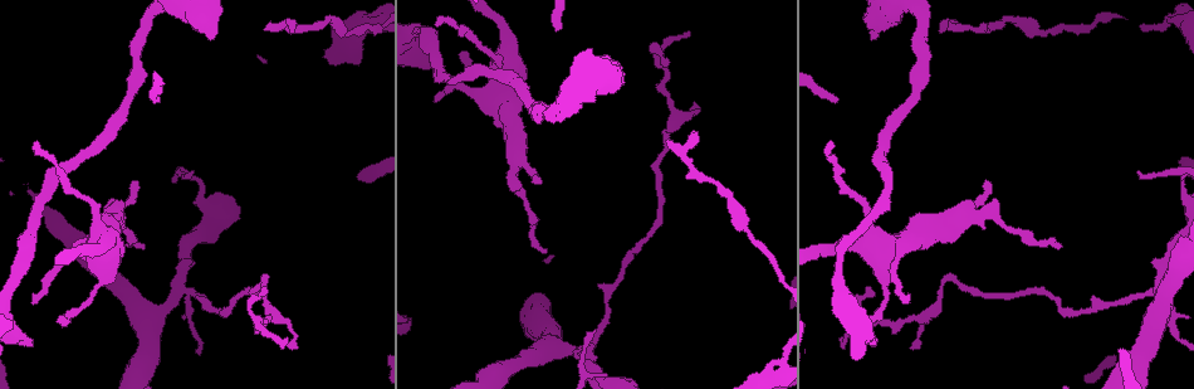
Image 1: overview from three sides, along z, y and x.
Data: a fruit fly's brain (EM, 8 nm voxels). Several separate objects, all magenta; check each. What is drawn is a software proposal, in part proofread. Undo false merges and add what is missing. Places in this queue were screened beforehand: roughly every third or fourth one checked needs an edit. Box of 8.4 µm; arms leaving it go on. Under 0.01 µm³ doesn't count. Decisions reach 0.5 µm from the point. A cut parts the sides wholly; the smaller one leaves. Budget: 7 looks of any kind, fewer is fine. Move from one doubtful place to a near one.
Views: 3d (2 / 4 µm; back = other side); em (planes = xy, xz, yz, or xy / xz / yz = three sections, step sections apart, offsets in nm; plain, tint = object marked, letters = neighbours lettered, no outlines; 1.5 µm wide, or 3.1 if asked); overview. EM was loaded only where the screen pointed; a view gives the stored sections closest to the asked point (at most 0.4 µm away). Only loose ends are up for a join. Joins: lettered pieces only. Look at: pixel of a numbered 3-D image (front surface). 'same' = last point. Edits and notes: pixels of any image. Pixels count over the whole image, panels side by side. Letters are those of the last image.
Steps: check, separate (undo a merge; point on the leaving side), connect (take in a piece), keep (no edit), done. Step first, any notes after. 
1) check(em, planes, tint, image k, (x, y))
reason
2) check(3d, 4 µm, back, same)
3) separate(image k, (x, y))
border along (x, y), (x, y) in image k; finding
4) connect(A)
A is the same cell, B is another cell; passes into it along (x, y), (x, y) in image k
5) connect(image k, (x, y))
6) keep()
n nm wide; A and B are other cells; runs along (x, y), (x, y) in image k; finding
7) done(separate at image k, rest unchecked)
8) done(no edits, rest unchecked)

check(em, xz, step 4, tint, image 1, (183, 289))
calibre changes

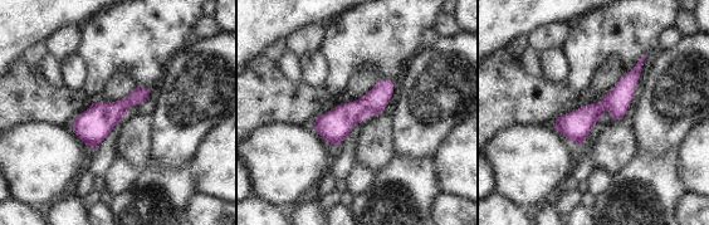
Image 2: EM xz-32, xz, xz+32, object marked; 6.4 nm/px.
check(em, planes, letters, same)

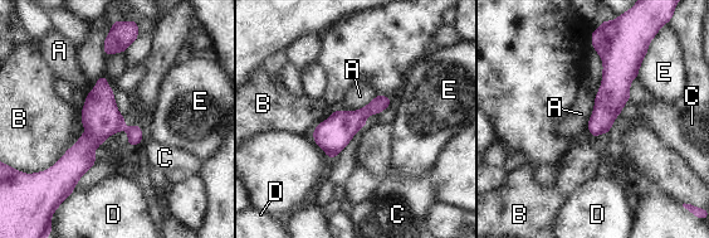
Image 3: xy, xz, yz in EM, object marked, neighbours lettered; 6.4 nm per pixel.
keep()
190 nm wide; A, B, C, D and E are other cells; border along (376, 95), (360, 108), (337, 110) in image 3; continuous, no second cell

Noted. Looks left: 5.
check(em, planes, letters, image 1, (546, 248))
tapers out

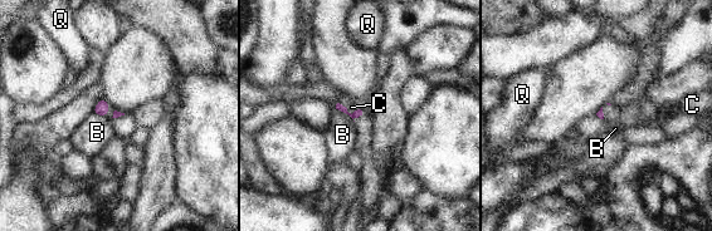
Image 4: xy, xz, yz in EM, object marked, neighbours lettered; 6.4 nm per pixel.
connect(C)
C is the same cell, B and Q are other cells; passes into it along (337, 106), (359, 116), (364, 145) in image 4; the cell continues

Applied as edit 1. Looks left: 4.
check(overview)
redraw

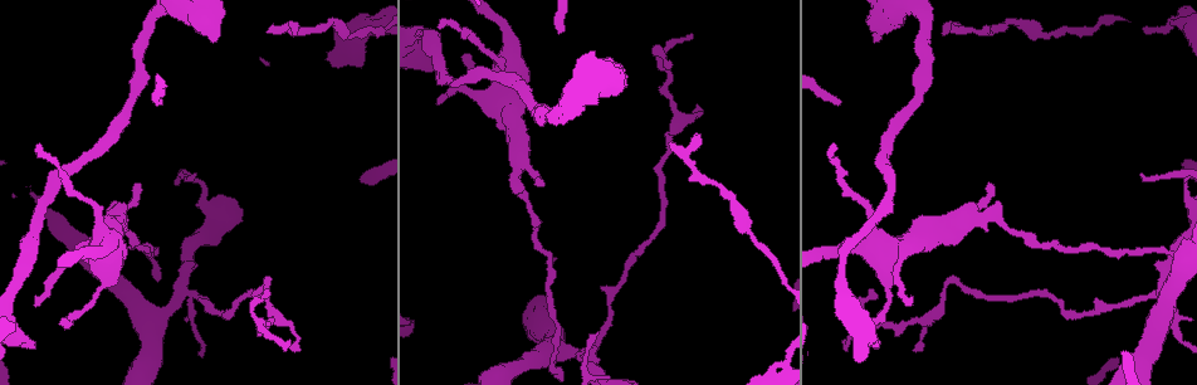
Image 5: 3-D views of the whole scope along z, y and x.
check(3d, 4 µm, back, image 5, (872, 290))
tapers out

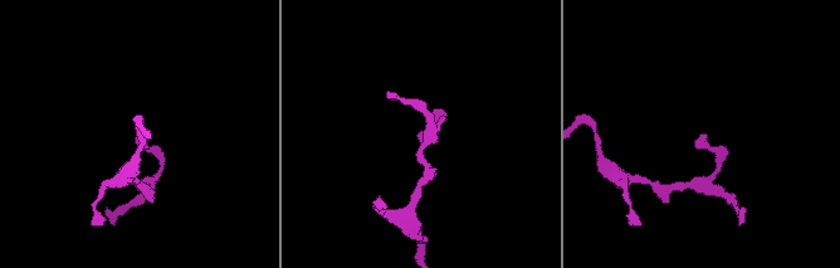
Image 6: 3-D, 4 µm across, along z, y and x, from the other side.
check(em, yz, step 4, tint, image 6, (419, 135))
now the EM

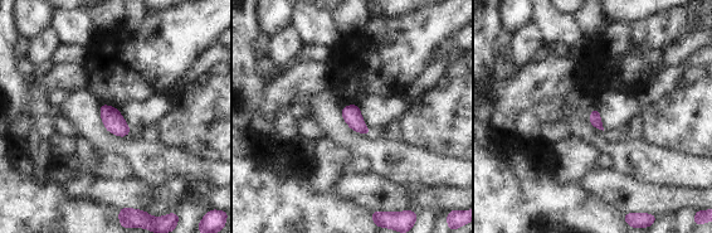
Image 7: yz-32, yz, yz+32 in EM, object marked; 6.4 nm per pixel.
check(em, planes, letters, same)

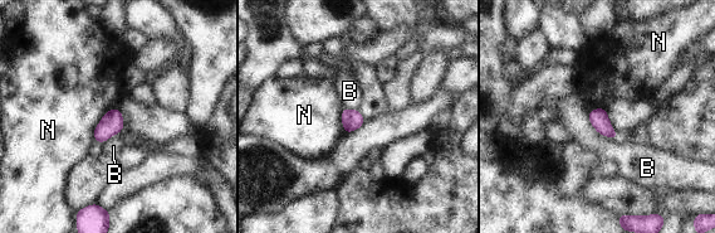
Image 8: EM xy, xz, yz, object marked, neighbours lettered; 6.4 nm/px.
keep()
B touches over 260 nm; B and N are other cells; border along (587, 113), (598, 132), (618, 137) in image 8; none of them fits

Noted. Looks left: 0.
done(connect at image 4, rest unchecked)

